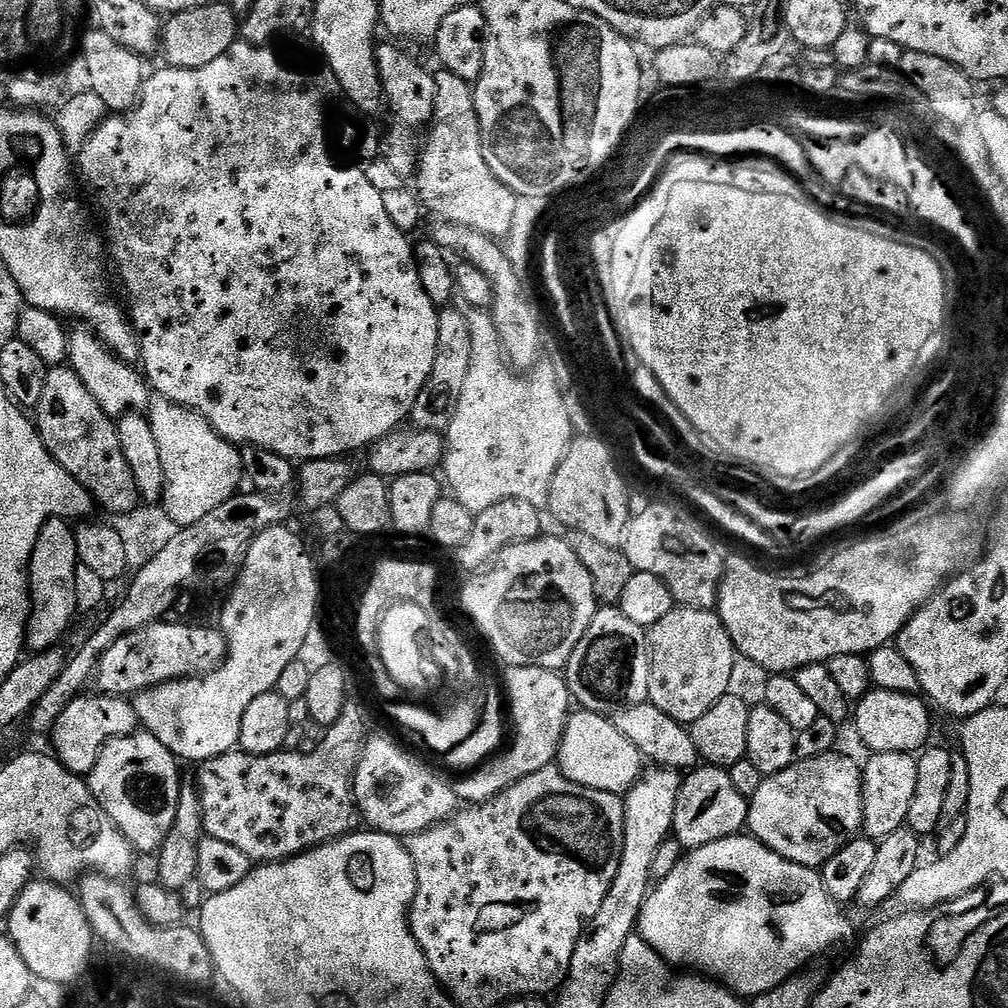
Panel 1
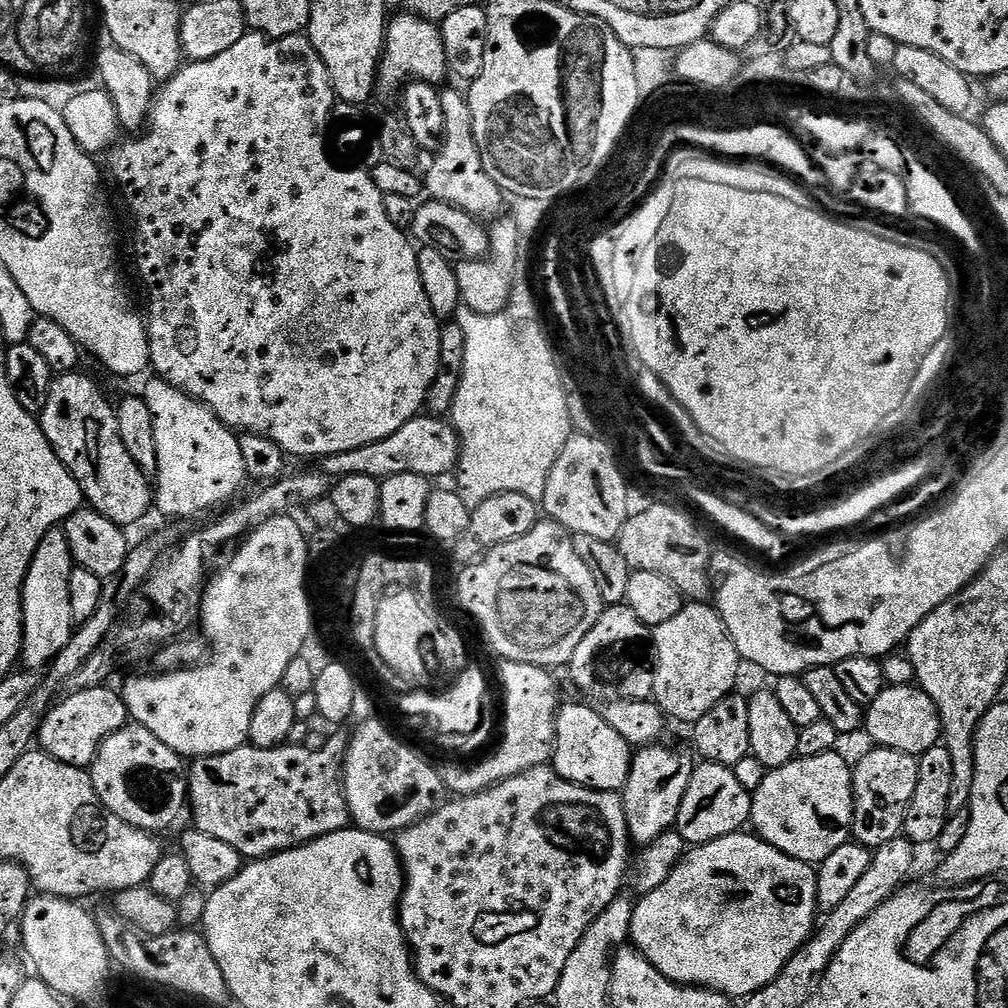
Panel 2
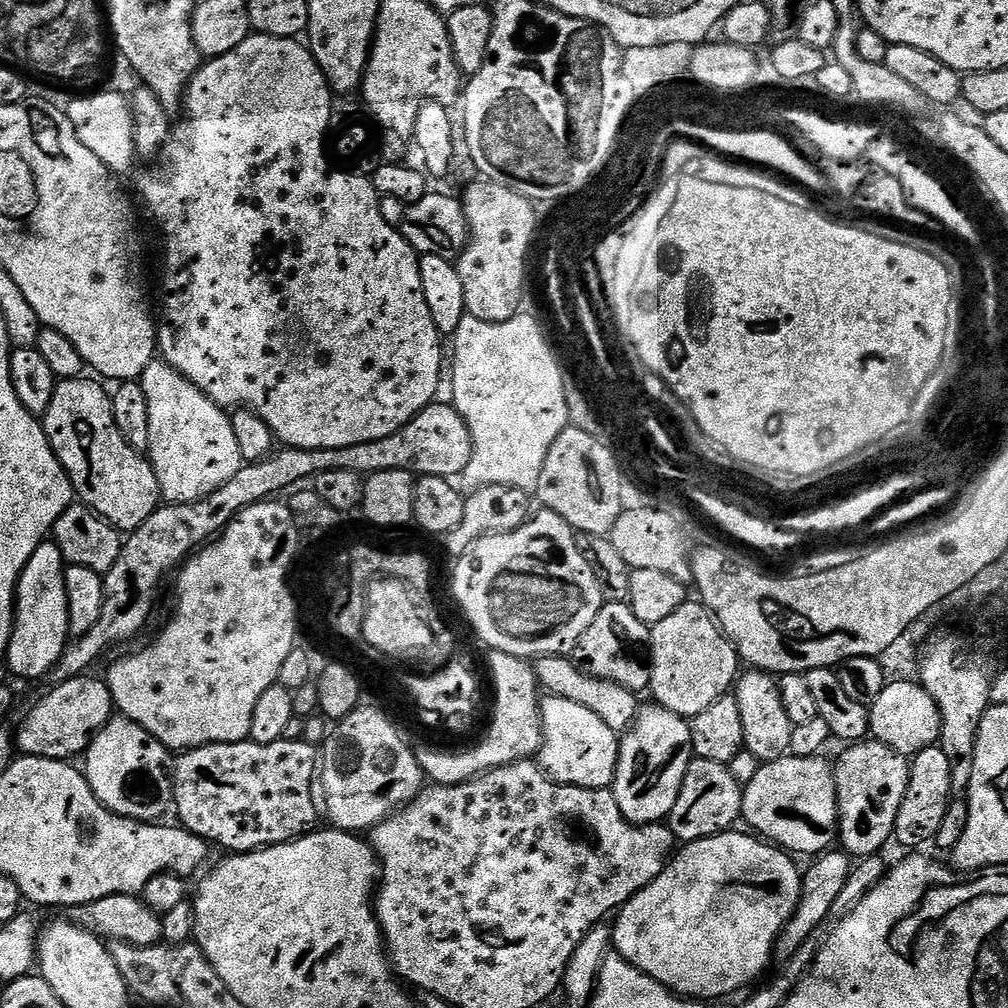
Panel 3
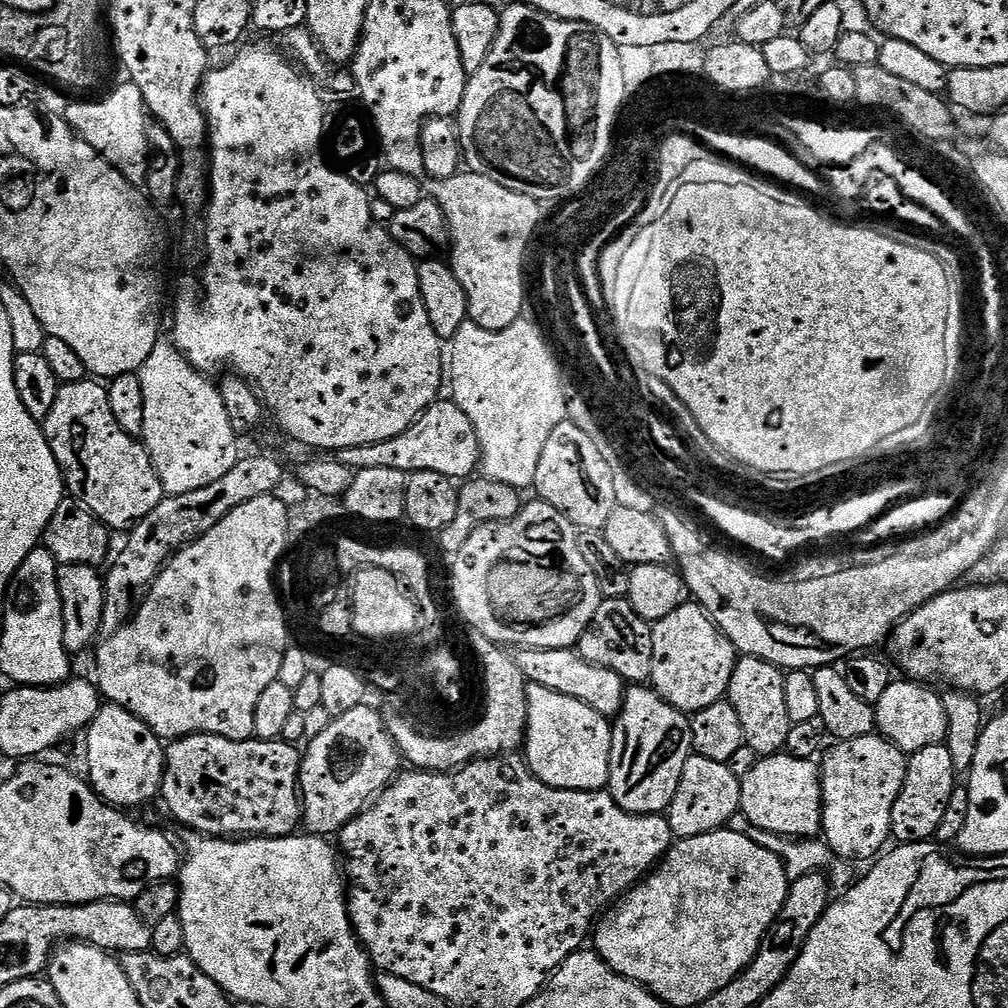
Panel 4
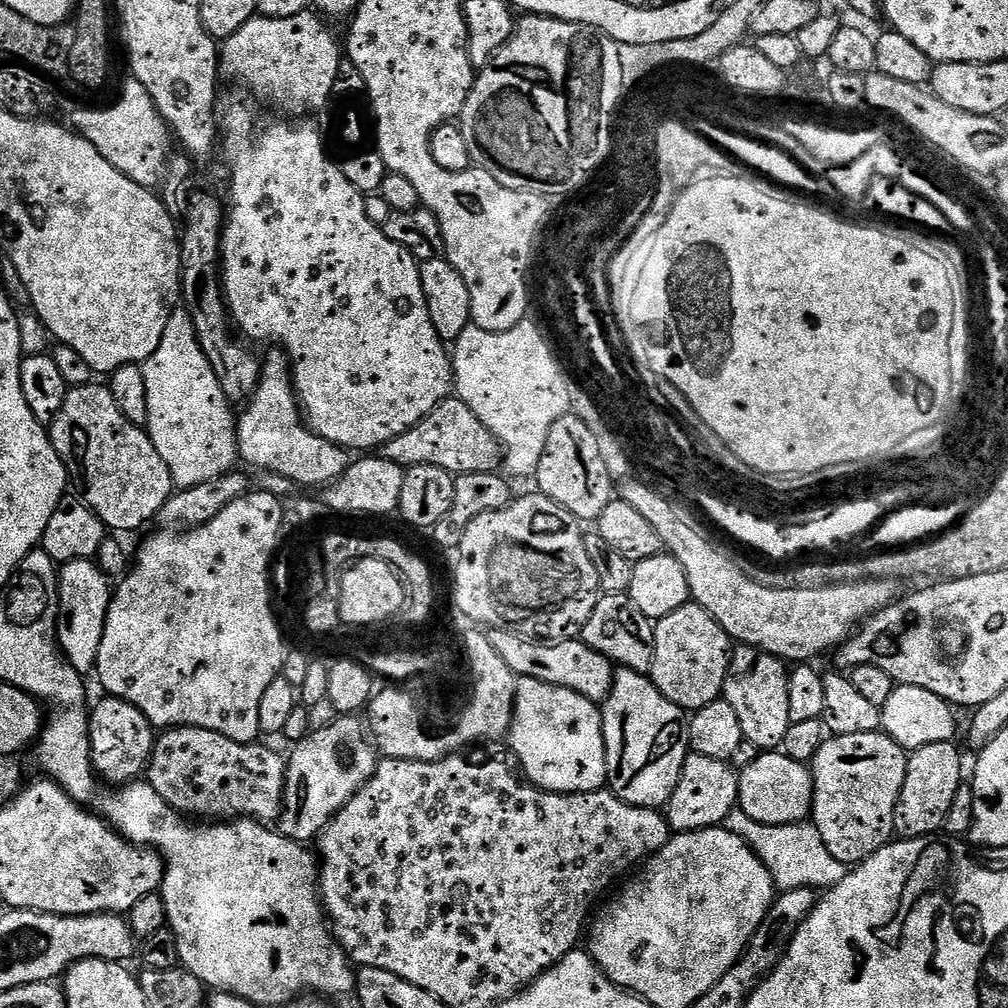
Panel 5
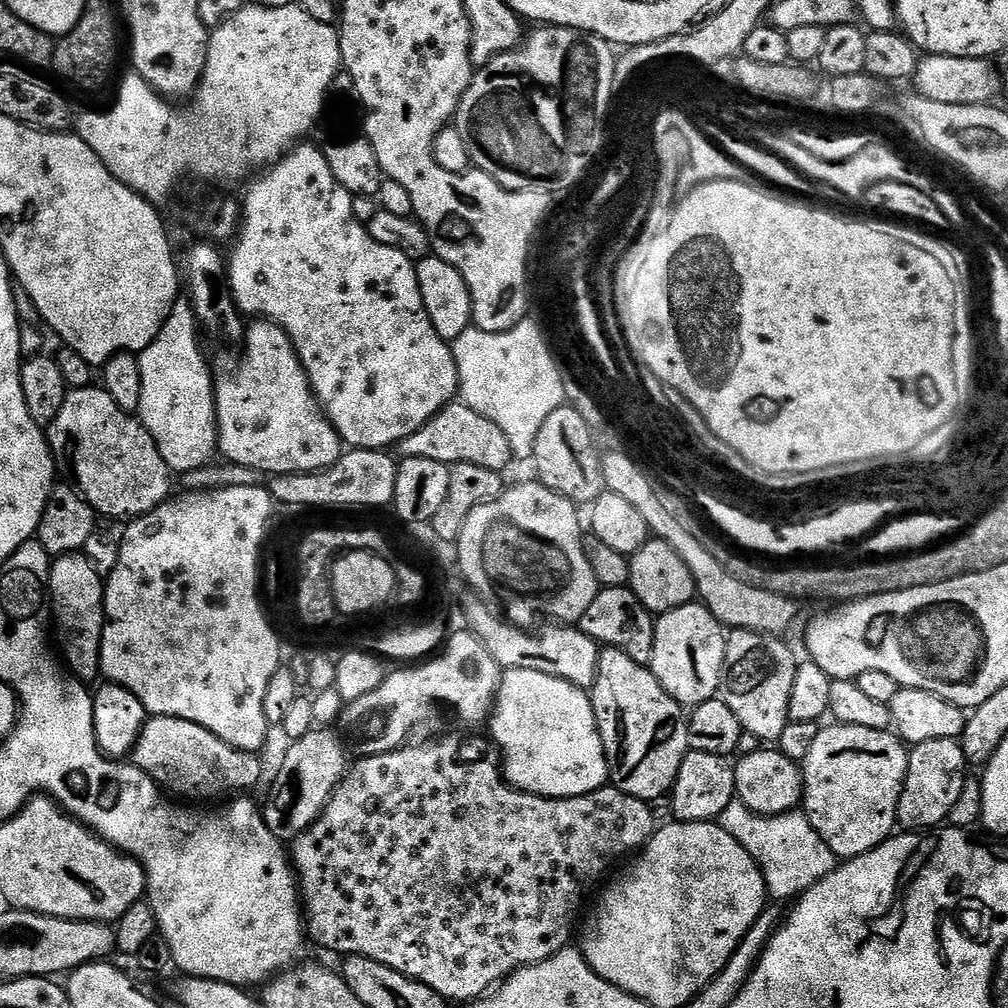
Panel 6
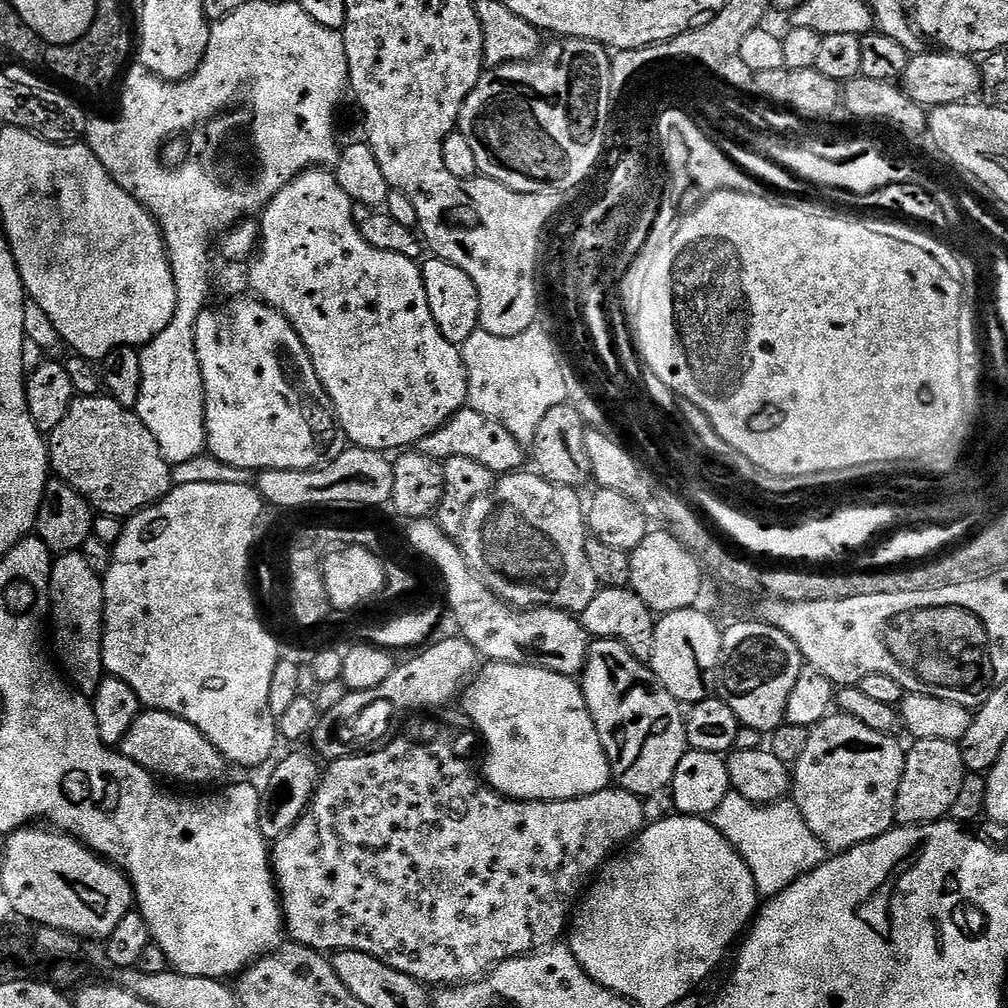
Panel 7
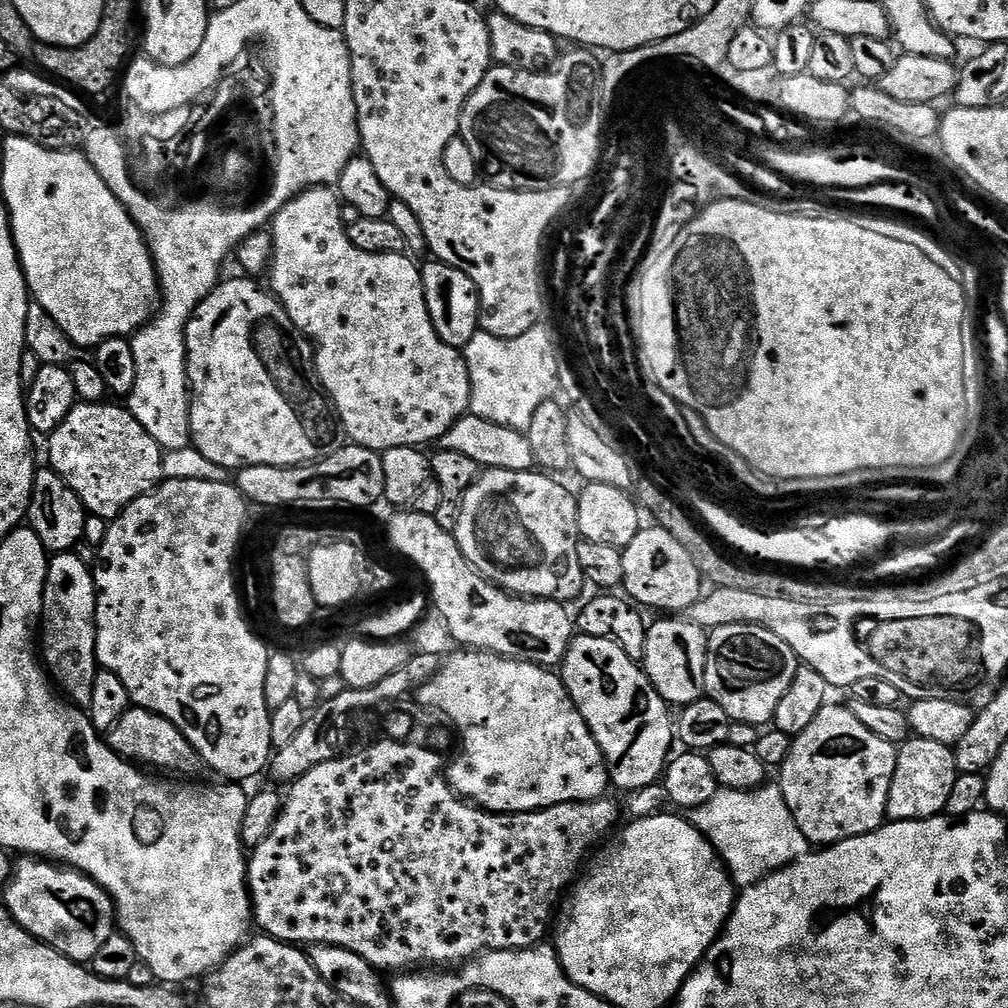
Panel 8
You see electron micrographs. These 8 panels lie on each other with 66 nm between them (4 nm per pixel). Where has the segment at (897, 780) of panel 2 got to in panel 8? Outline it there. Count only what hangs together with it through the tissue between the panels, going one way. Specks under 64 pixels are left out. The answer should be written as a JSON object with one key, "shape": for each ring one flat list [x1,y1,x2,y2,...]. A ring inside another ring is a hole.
{"shape":[[829,702,822,710,818,710,818,718,814,718,814,722,810,722,810,726,806,726,806,730,802,730,802,734,793,739,790,754,778,772,780,775,778,787,786,798,786,806,790,806,790,810,794,814,794,822,798,822,798,830,802,830,809,845,827,846,842,842,846,838,858,838,862,834,870,834,874,830,878,830,880,825,885,823,888,814,888,799,890,798,890,782,894,778,894,770,896,769,897,751,897,745,886,742,886,738,878,738,878,734,870,734,870,730,866,730,866,726,862,726,862,722,858,722,851,707,844,705,843,708,840,704]]}

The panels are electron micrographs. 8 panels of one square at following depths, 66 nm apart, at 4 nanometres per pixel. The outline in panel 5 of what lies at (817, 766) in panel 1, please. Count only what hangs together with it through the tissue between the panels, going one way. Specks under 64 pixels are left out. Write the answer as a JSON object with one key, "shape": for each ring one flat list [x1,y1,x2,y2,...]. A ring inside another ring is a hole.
{"shape":[[764,750,745,766,739,769,740,799,739,811,750,814,754,822,782,826,783,824,798,824,809,819,812,810,812,770,808,764,794,762,794,758,784,755,780,750]]}

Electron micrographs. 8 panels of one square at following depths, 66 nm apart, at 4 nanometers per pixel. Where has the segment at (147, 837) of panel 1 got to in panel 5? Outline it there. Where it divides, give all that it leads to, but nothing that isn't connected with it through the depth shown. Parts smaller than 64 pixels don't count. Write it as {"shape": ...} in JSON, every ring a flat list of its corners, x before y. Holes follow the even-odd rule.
{"shape":[[105,695,96,705,91,705,88,718,88,737,92,747,93,769,113,786,133,783,145,775,157,733,152,723,130,702,117,696]]}

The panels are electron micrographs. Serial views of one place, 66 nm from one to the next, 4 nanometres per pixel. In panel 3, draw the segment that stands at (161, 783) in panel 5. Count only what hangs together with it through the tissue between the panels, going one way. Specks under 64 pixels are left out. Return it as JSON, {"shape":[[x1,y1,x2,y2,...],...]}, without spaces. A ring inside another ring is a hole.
{"shape":[[250,738,247,740,243,740,242,742,238,742,237,744,207,744,206,746,202,746,201,748,190,748,179,753,180,756,177,758,175,757,174,763,171,765,172,770,172,803,174,805,174,812,177,812,180,815,179,823,183,825,183,827,187,828,188,831,194,833,195,836,201,836,203,840,208,841,209,845,215,846,216,844,220,848,228,848,224,849,227,850,229,853,232,854,239,854,241,852,257,852,259,848,269,848,270,846,278,846,279,844,288,844,292,840,296,840,299,836,306,836,309,832,313,831,317,827,316,824,316,804,318,808,318,800,312,797,312,782,314,786,314,781,317,779,318,776,318,752,313,745,308,744,302,739,298,740,286,740,282,739,278,742,270,742,269,744,255,744]]}

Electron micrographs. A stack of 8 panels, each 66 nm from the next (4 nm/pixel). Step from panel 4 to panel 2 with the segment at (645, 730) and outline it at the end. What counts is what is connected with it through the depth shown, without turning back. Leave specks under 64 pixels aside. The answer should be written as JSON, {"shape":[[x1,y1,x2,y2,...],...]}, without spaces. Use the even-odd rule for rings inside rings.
{"shape":[[657,742,641,747,632,757,632,765,628,771,628,777,622,789,624,801,624,817,628,827,628,835,633,841,636,840,640,846,647,846,653,843,657,837,669,831,676,823,676,815,682,806,682,794,686,794,686,786,692,777,693,765,684,764,680,756,675,756,668,748,663,748,663,743]]}

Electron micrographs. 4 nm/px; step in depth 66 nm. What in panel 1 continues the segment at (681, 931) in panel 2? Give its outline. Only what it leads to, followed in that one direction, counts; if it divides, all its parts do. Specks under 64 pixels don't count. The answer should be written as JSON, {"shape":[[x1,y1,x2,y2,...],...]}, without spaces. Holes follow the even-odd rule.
{"shape":[[737,834,730,838,722,838,718,842,710,842,701,848,691,849,669,870,668,877,660,885,658,884,649,891,648,900,640,911,638,935,668,964,679,966,684,970,695,970,713,980,718,980,741,998,755,998,782,986,782,982,797,975,805,966,811,965,808,964,811,960,816,960,823,952,846,943,852,936,851,918,840,909,843,908,841,901,834,899,826,890,824,877,817,869,807,868,782,858,777,852,770,850,765,844,761,844,759,840,748,834]]}

